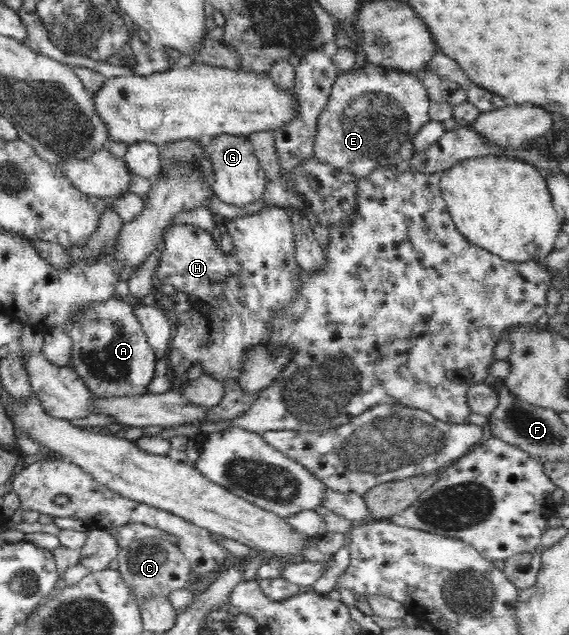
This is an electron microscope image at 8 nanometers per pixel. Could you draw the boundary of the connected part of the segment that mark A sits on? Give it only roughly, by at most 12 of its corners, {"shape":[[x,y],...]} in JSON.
{"shape":[[122,299],[63,330],[95,397],[141,396],[158,358]]}

